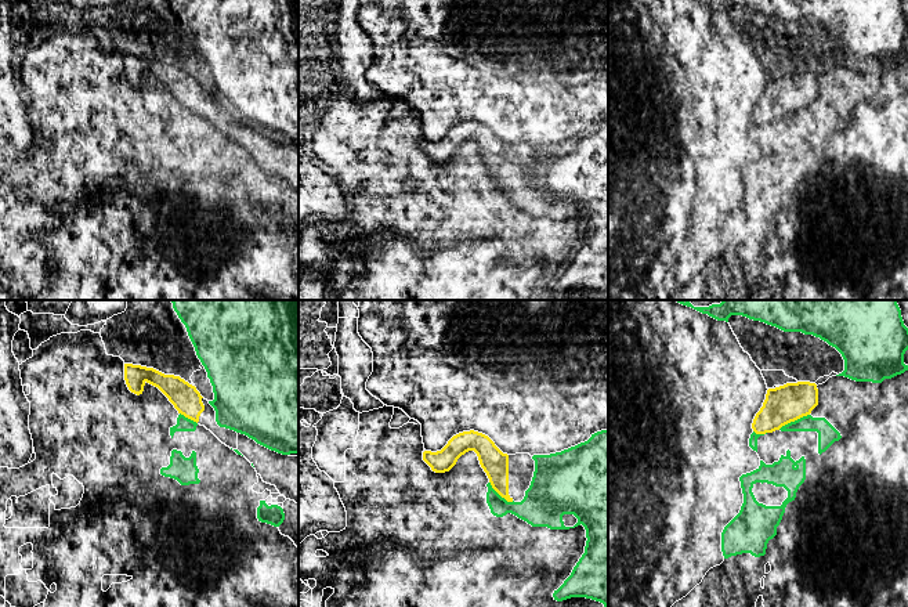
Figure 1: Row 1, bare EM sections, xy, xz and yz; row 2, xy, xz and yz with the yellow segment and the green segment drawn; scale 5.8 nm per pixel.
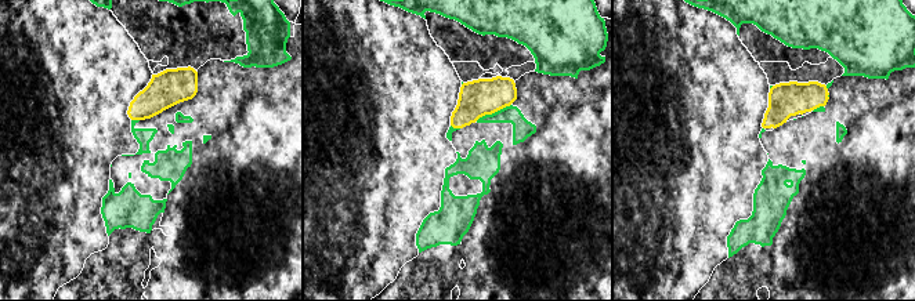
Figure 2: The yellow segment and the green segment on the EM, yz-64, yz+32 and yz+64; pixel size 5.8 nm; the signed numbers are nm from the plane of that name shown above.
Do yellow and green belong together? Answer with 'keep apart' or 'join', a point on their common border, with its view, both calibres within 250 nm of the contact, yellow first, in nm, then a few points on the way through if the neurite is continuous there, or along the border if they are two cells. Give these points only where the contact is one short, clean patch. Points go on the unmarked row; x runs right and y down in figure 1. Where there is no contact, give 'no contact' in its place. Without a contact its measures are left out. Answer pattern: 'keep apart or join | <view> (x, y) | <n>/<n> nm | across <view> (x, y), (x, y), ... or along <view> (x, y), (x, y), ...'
keep apart | yz (793, 111) | 220/110 nm

